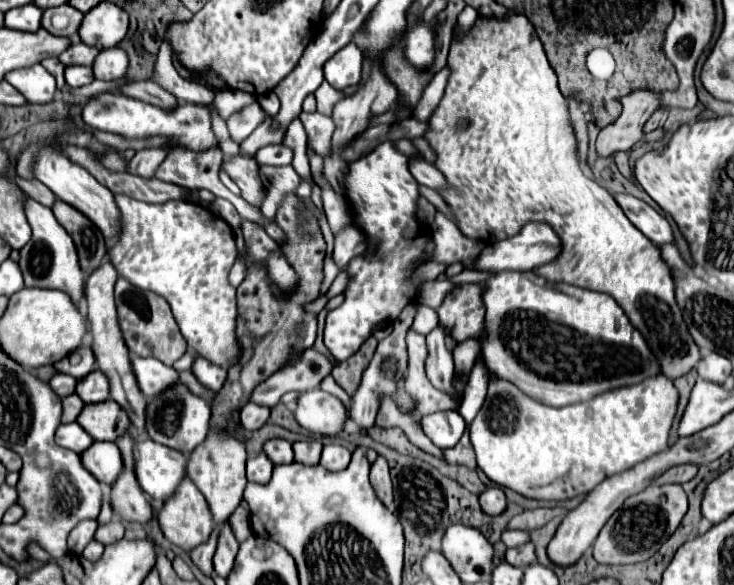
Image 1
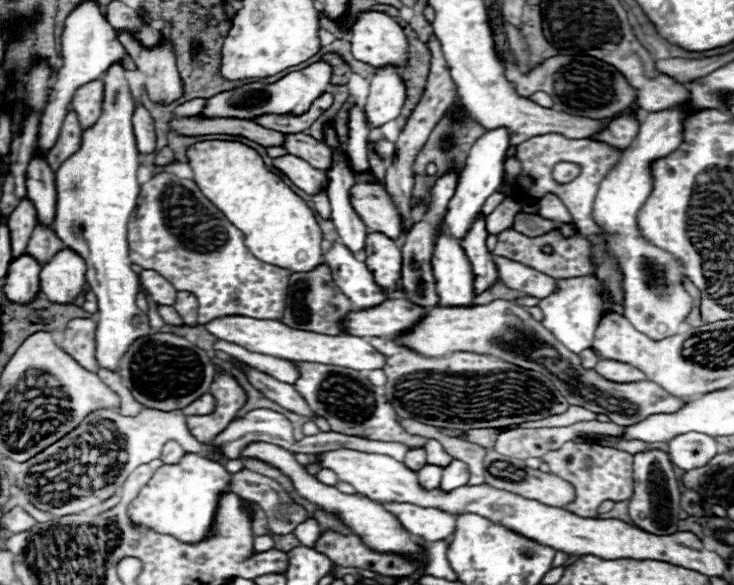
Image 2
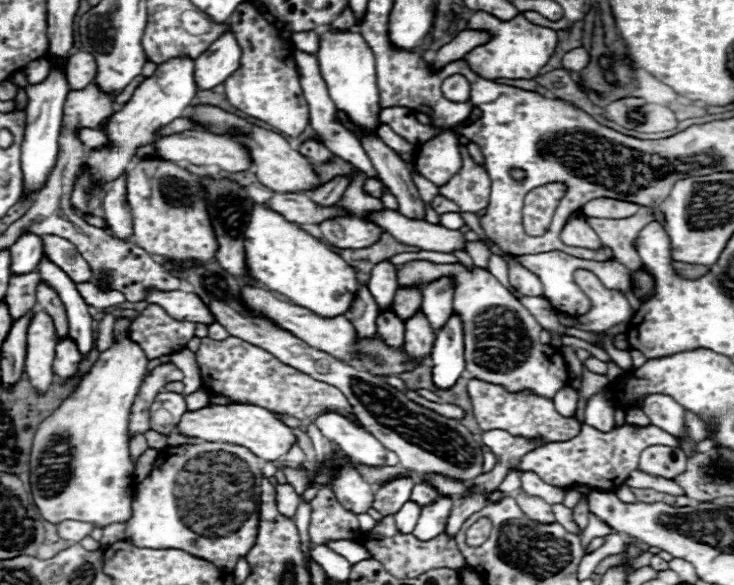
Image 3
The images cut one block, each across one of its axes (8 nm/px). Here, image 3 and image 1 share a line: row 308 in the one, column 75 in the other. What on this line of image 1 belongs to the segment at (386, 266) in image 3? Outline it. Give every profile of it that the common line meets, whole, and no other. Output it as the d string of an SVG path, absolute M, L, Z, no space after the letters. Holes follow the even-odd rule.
M54 374L54 376L52 376L52 380L50 380L48 384L50 384L50 388L52 388L54 392L58 392L58 396L60 396L60 398L64 398L64 396L70 396L70 394L74 392L76 378L66 376L66 374Z

